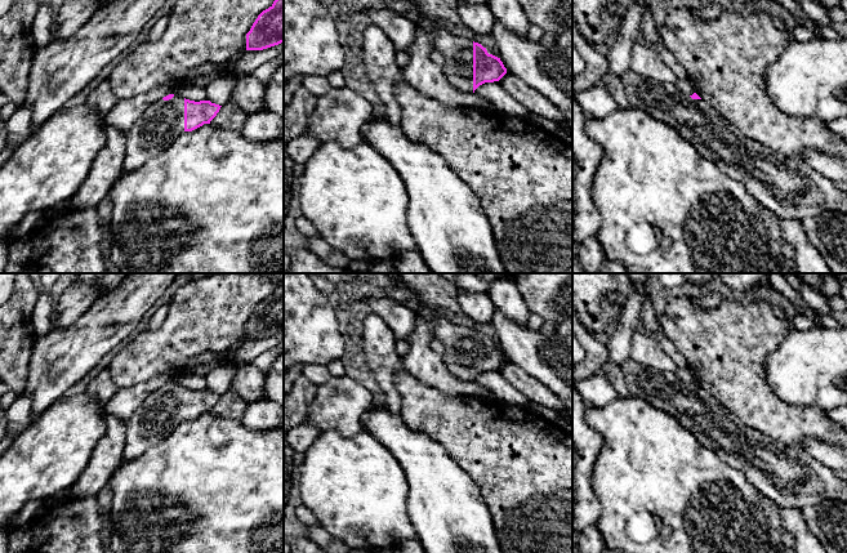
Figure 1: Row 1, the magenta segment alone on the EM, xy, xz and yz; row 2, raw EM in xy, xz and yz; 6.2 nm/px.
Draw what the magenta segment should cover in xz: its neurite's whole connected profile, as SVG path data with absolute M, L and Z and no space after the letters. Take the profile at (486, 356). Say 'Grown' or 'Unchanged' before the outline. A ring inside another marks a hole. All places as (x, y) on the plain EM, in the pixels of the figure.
Grown. M432 307L427 308L436 317L434 339L445 347L441 357L453 376L474 382L480 374L499 370L507 362L500 347L489 343L481 333L449 321Z

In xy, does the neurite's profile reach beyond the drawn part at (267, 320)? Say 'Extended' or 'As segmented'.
As segmented

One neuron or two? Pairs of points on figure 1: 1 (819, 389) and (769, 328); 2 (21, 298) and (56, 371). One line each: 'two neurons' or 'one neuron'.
1: two neurons
2: two neurons

